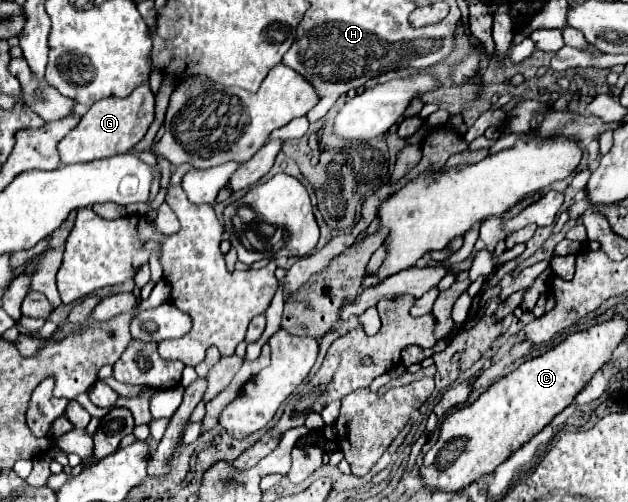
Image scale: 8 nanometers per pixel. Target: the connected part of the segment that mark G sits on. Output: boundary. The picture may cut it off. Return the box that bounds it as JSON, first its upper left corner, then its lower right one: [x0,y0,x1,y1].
[58,84,154,164]

